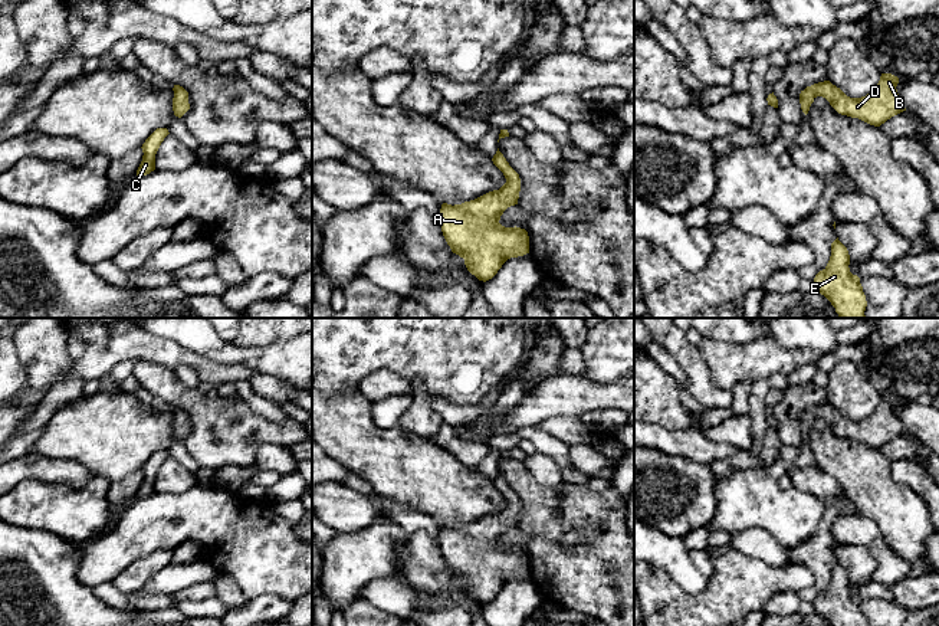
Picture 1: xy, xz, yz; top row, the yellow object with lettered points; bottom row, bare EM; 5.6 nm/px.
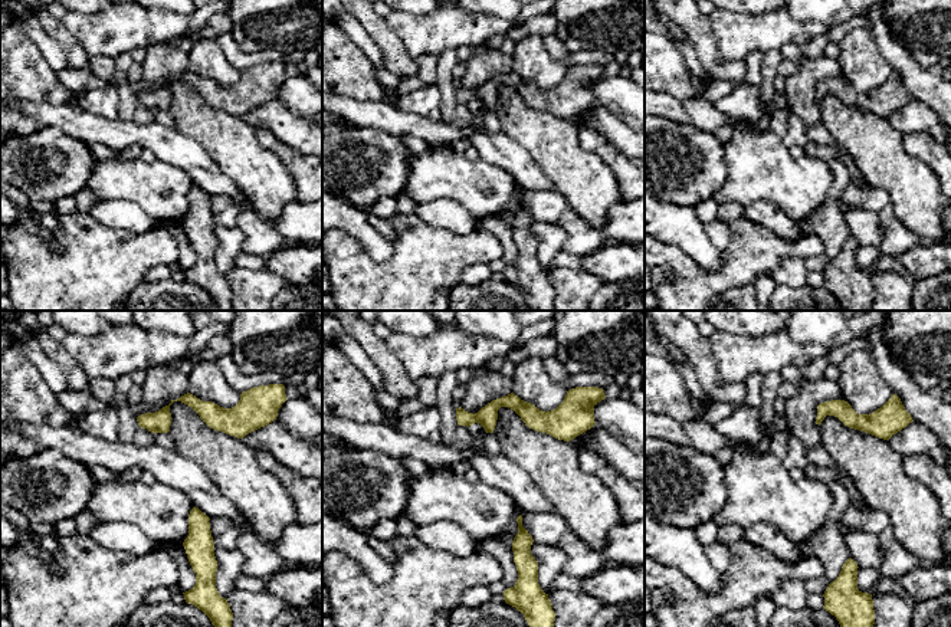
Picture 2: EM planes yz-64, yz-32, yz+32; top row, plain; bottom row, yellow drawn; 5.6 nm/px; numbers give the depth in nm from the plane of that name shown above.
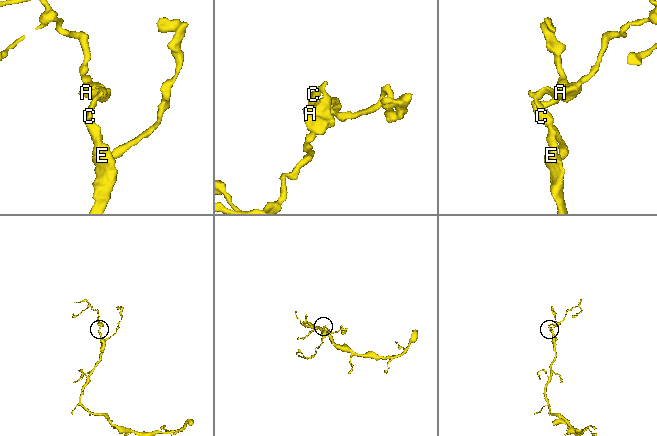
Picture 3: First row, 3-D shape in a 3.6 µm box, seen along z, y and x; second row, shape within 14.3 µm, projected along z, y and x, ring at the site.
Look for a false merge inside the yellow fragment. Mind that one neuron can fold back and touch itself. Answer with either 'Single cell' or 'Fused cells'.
Single cell

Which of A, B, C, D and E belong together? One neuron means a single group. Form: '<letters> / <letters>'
A B C D E

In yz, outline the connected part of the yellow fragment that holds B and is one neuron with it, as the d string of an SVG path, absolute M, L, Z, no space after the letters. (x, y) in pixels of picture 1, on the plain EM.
M881 396L879 406L870 416L861 420L850 420L830 403L824 403L801 413L800 426L807 437L814 422L823 419L838 436L880 449L892 439L906 433L896 412L897 406L897 399Z

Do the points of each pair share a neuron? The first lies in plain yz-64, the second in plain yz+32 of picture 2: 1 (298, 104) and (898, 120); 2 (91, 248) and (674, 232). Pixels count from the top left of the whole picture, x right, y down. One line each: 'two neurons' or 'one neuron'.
1: two neurons
2: two neurons

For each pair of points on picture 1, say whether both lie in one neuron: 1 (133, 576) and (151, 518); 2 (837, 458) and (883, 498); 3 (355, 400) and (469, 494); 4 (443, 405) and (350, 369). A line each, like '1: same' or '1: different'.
1: different
2: same
3: same
4: different

